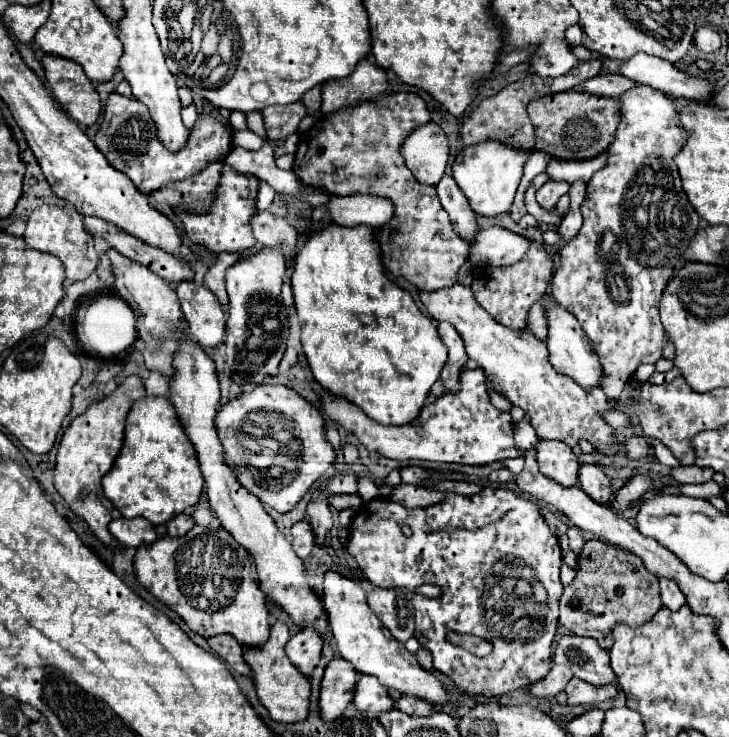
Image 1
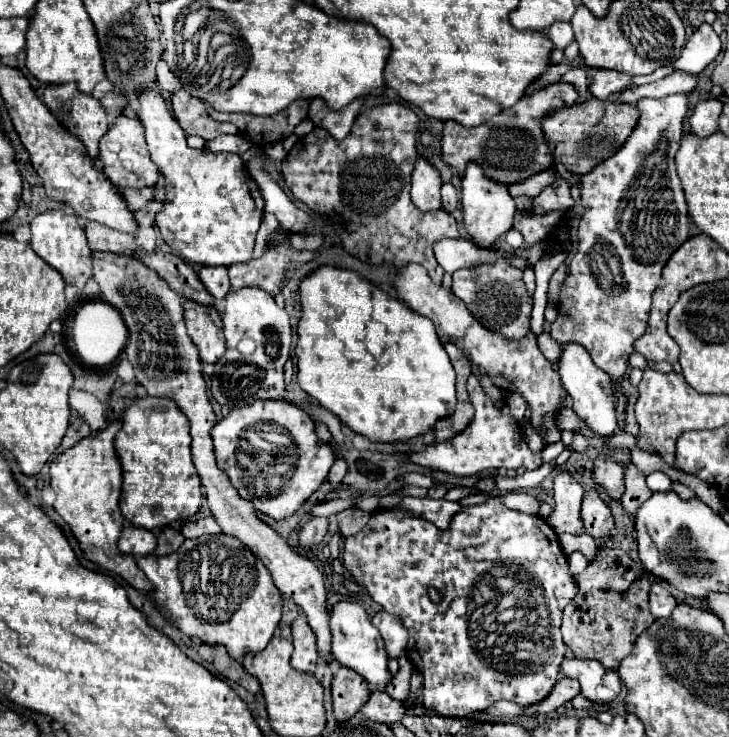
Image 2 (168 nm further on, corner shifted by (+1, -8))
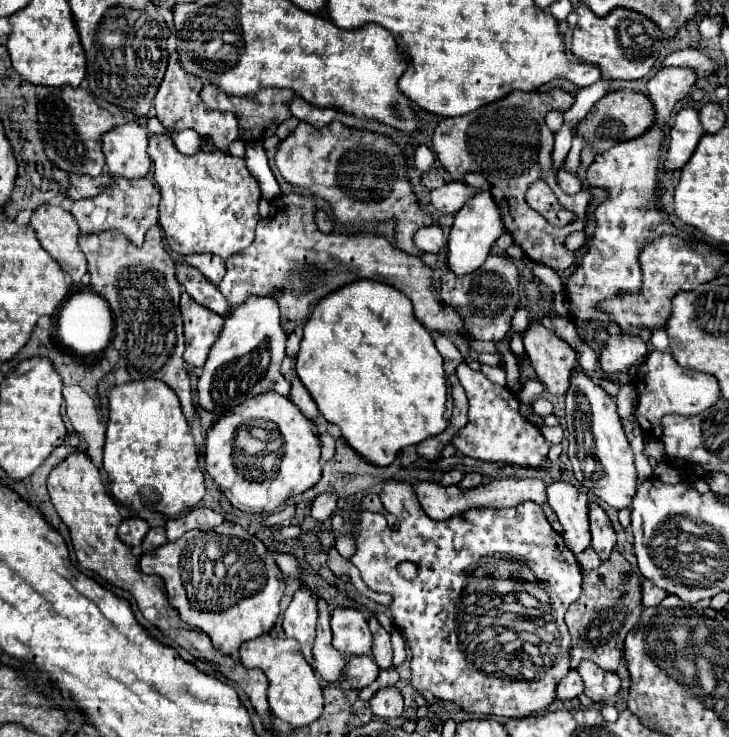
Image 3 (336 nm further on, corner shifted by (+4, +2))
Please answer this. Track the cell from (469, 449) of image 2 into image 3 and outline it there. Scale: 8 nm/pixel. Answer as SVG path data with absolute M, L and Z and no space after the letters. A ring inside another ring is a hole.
M465 362L457 366L457 378L469 404L467 426L461 428L451 440L459 454L485 462L509 462L527 468L535 468L547 458L549 446L545 444L543 434L535 424L519 414L519 400L509 388L493 384L481 372L471 370Z

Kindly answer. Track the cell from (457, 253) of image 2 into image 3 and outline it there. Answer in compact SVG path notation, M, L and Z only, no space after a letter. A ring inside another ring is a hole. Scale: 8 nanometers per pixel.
M431 226L431 228L421 228L415 234L415 246L423 252L433 252L439 254L447 246L447 236L443 234L441 226Z

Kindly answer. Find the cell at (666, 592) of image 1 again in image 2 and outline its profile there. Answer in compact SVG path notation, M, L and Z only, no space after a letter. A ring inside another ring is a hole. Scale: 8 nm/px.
M652 584L650 588L650 612L654 614L654 618L668 618L672 614L672 610L676 608L676 598L672 596L672 592L664 586L664 584Z

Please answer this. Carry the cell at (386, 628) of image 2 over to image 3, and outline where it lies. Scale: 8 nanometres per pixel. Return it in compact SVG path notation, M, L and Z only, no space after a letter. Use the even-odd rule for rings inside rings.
M373 616L369 620L369 628L373 632L373 658L381 668L393 666L393 646L391 646L391 634L379 624L379 620Z

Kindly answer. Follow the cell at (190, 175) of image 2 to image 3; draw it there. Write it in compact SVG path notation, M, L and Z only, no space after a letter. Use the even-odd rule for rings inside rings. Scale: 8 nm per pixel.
M165 130L163 134L153 134L149 138L147 154L155 166L155 182L161 188L161 204L159 204L159 224L165 232L169 248L182 255L212 254L227 260L235 252L249 248L255 236L255 226L259 222L259 200L261 192L255 178L247 172L245 160L235 158L229 152L197 152L193 156L181 154L173 142L173 130Z

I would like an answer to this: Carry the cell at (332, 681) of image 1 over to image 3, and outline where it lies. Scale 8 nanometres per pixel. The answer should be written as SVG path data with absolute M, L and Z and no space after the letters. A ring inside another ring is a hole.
M351 656L345 664L341 686L345 690L361 690L377 678L377 672L379 666L375 664L373 656Z

